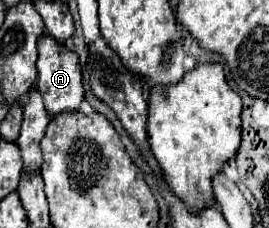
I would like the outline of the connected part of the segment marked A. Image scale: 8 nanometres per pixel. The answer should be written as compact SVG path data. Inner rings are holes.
M49 34L39 36L37 48L39 48L37 86L39 86L41 94L43 94L47 110L51 110L53 116L59 114L59 112L65 112L65 110L79 110L79 104L81 104L81 100L85 96L83 82L81 82L79 56L75 52L71 52L65 44L61 44L55 38L51 38Z

